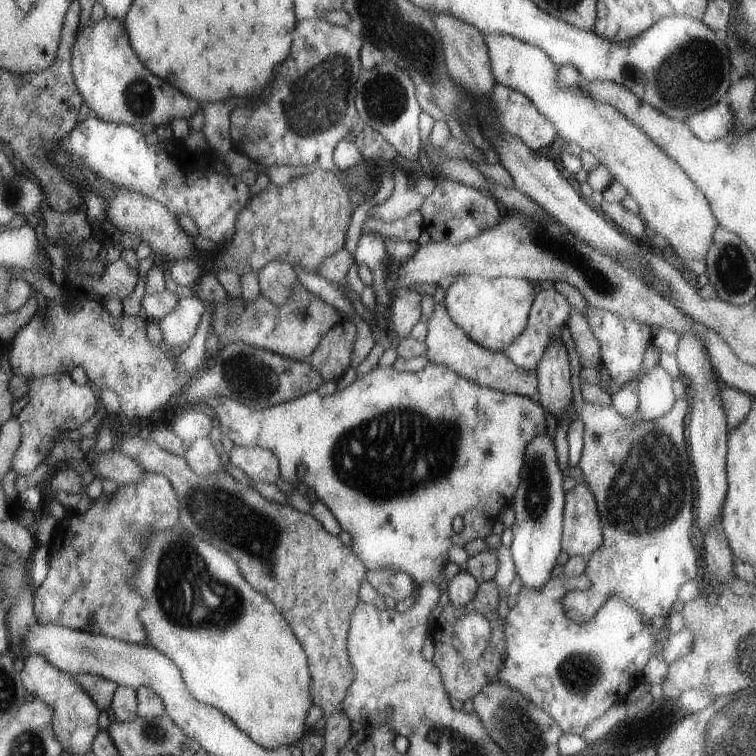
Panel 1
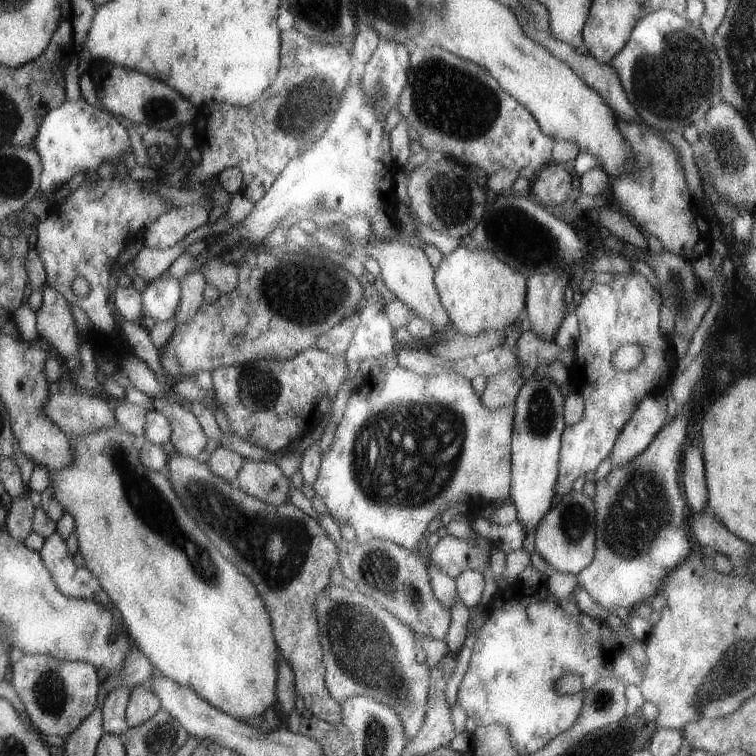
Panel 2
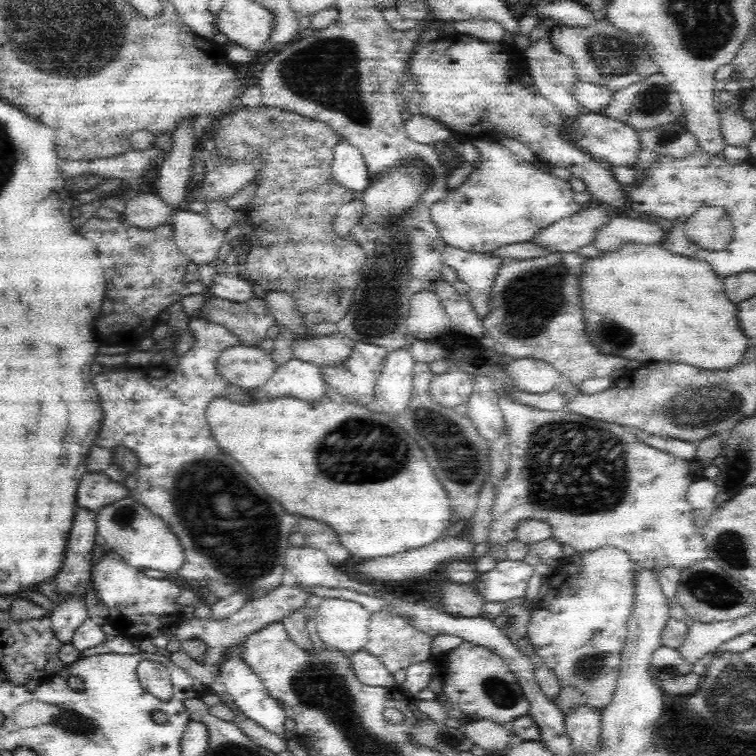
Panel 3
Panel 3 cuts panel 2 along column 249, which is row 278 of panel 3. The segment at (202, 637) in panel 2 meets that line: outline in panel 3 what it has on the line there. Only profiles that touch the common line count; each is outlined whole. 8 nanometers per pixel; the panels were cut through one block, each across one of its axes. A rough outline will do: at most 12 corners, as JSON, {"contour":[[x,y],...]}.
{"contour":[[627,242],[588,258],[608,356],[720,370],[751,346],[706,261]]}

